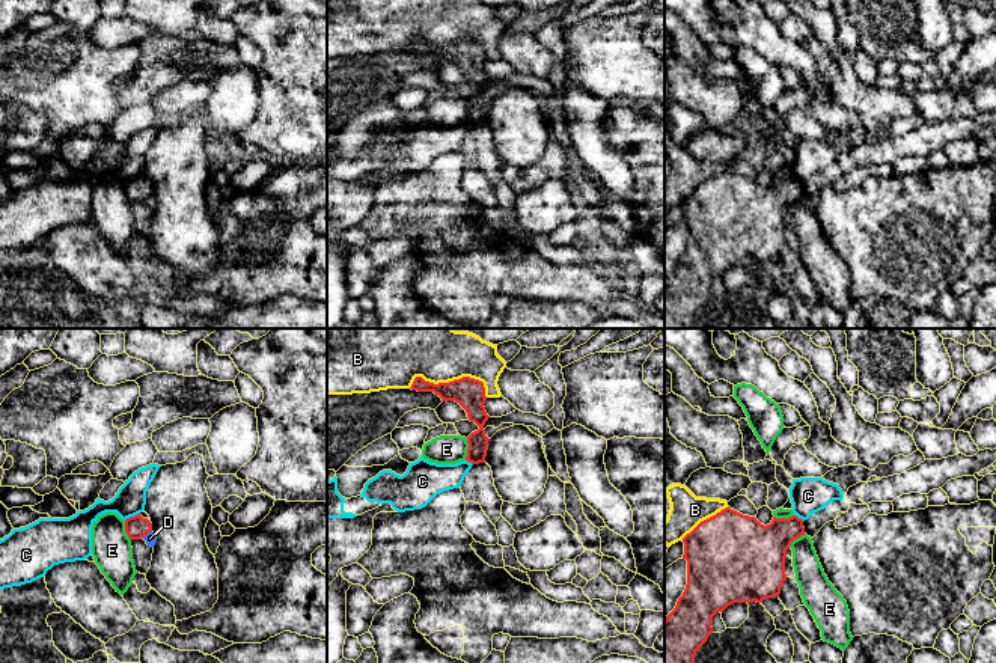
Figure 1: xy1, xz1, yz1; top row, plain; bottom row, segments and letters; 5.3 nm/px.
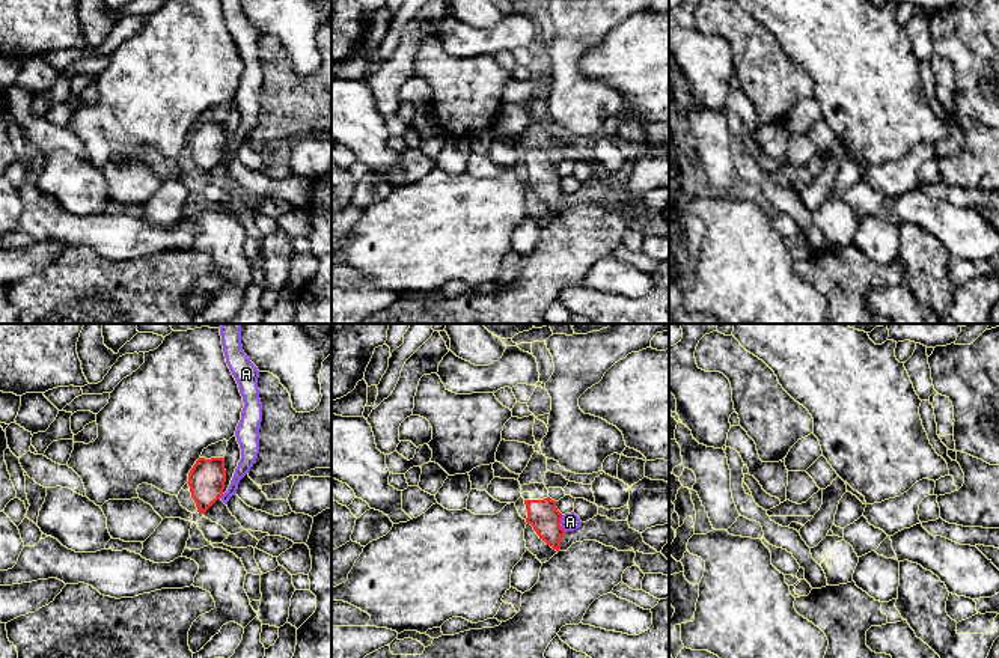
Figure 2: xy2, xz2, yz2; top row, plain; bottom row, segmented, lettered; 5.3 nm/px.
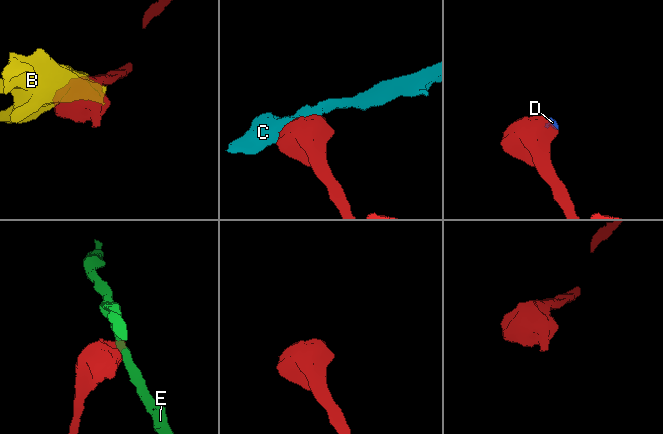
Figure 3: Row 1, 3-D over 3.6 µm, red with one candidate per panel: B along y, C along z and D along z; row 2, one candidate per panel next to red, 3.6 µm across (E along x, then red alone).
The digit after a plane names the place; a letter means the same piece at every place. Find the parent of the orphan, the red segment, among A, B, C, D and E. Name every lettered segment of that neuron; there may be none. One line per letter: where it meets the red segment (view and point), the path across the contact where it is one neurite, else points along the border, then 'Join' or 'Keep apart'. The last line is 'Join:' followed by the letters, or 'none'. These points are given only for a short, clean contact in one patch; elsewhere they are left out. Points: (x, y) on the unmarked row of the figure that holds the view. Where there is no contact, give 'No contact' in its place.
A: Touches red at xz2 (559, 187). Boundary: xz2 (561, 178), (561, 190), (565, 194). Keep apart
B: Touches red at xz1 (451, 44). Keep apart
C: Touches red at xy1 (131, 180). Boundary: xy1 (139, 175), (124, 183). Keep apart
D: Touches red at xy1 (146, 196). Boundary: xy1 (151, 193), (143, 201). Keep apart
E: Touches red at xz1 (467, 112). Boundary: xz1 (467, 101), (467, 118), (464, 121). Keep apart
Join: none

